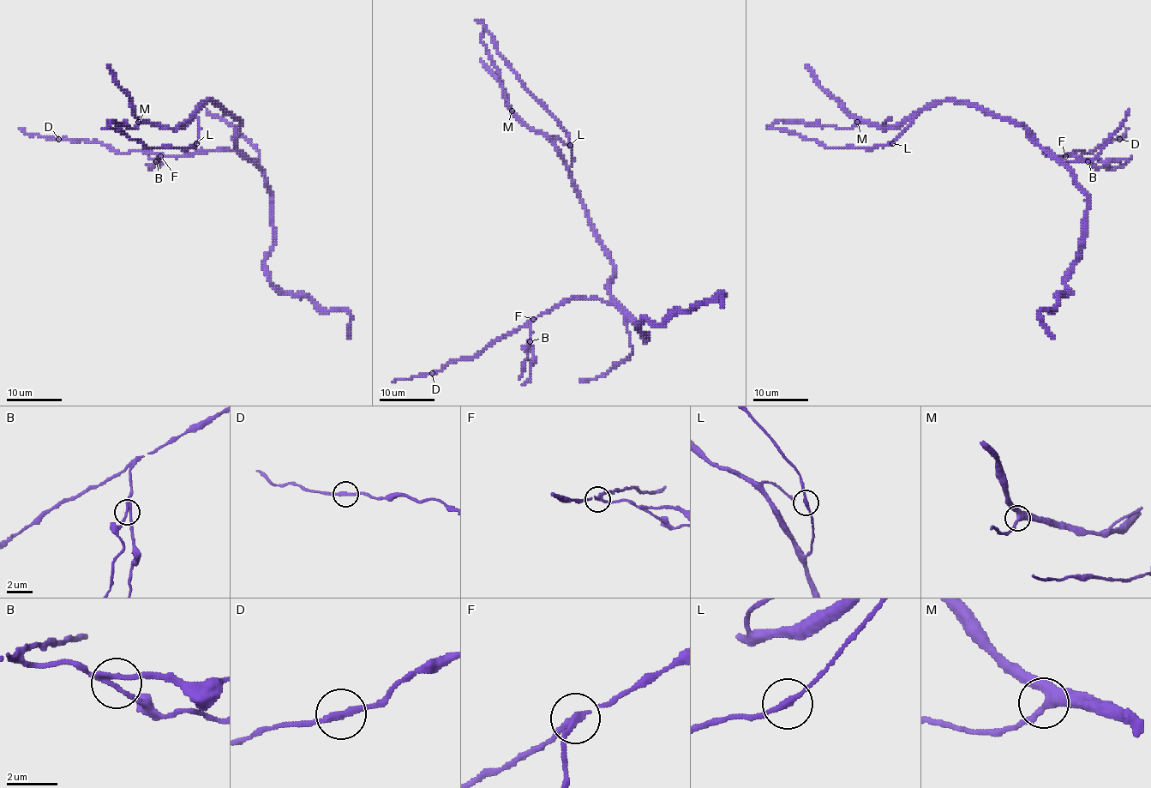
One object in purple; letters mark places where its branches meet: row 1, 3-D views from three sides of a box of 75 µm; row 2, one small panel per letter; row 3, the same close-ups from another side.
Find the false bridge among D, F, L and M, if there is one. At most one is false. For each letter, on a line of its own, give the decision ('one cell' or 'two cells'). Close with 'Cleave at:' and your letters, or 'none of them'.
D: one cell
F: two cells
L: one cell
M: one cell
Cleave at: F

